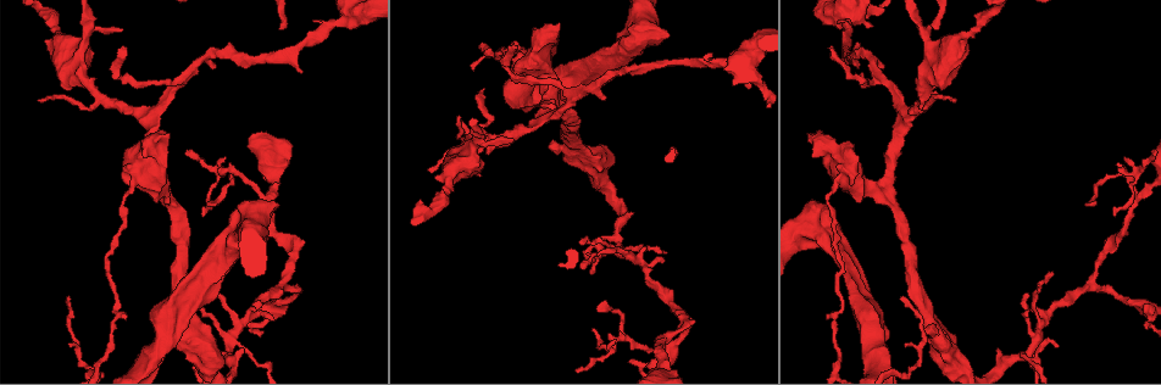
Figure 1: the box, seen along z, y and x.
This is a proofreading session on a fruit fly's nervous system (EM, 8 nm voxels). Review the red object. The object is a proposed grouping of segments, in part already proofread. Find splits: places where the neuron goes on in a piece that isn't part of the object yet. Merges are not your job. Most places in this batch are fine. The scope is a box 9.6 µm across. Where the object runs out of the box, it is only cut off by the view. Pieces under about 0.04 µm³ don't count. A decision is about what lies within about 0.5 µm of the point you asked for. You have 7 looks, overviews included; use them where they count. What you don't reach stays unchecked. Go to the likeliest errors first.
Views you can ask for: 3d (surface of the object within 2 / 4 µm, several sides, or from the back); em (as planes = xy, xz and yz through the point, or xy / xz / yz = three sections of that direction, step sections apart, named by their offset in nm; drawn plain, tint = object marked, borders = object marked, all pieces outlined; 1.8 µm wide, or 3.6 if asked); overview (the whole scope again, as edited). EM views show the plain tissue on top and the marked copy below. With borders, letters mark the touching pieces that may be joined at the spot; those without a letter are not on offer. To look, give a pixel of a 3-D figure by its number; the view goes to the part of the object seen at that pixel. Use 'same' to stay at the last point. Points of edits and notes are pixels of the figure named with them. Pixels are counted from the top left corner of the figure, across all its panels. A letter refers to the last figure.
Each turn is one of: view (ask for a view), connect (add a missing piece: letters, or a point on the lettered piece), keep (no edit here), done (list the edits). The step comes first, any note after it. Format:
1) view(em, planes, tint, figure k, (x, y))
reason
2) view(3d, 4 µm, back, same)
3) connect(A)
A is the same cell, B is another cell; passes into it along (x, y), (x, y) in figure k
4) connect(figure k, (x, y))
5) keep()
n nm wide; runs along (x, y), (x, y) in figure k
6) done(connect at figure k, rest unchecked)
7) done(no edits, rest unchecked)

view(em, planes, borders, figure 1, (169, 133))

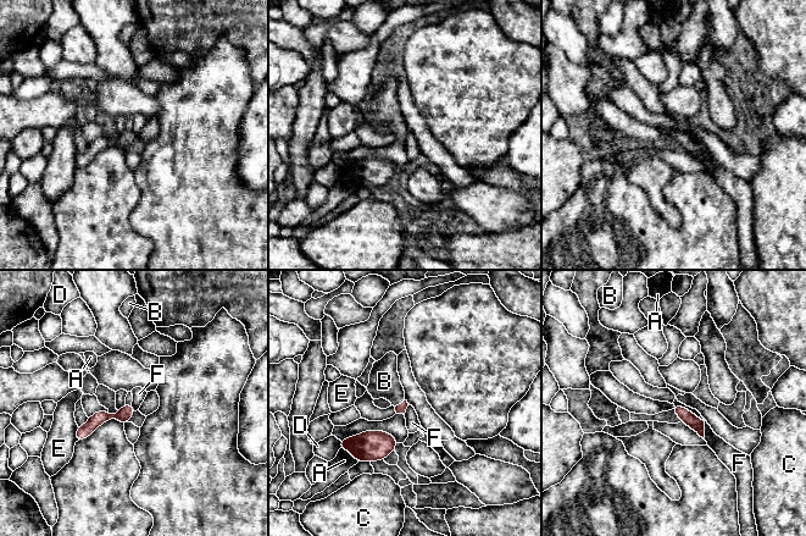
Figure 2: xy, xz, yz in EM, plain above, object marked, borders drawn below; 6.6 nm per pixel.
connect(B)
B is the same cell, A, C, D, E and F are other cells; passes into it along (401, 408), (401, 403), (384, 381) in figure 2; it goes on there

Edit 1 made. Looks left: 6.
view(em, 3.6 µm, xz, step 16, borders, figure 1, (670, 303))
abrupt turn

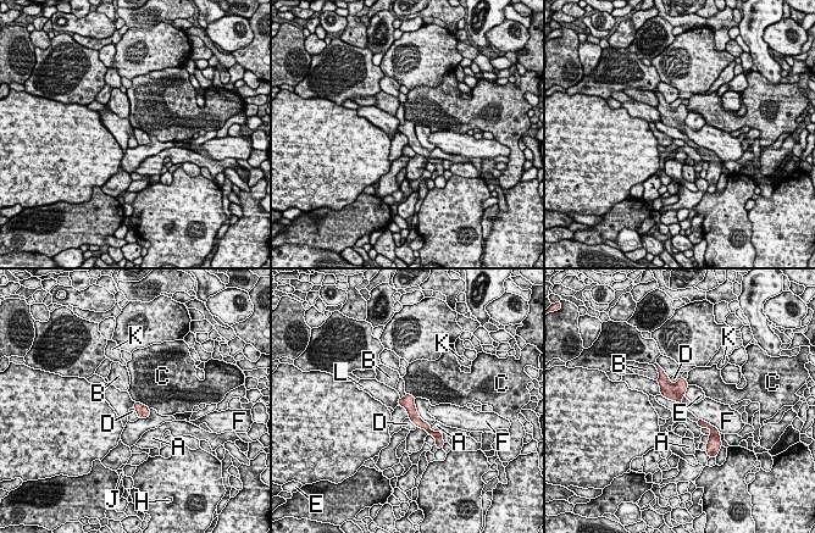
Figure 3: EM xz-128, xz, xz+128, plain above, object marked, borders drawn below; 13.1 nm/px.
keep()
A, B, C, D, E, F, H, J, K and L are other cells; border along (681, 377), (674, 383), (669, 379) in figure 3; none of them fits

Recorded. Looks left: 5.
view(3d, 4 µm, figure 1, (666, 36))
thick end

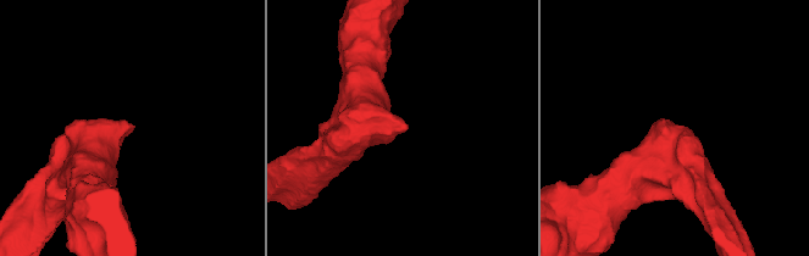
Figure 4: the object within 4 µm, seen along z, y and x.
view(em, xy, step 8, borders, figure 4, (404, 130))

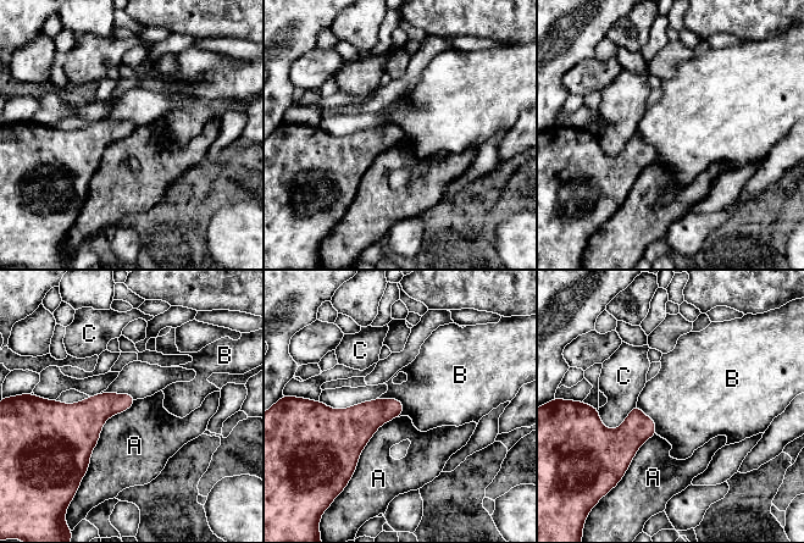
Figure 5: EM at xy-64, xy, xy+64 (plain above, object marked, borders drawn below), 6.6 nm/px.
keep()
A touches over 650 nm; A, B and C are other cells; no lettered piece goes on from it

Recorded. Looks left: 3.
done(connect at figure 2, rest unchecked)

